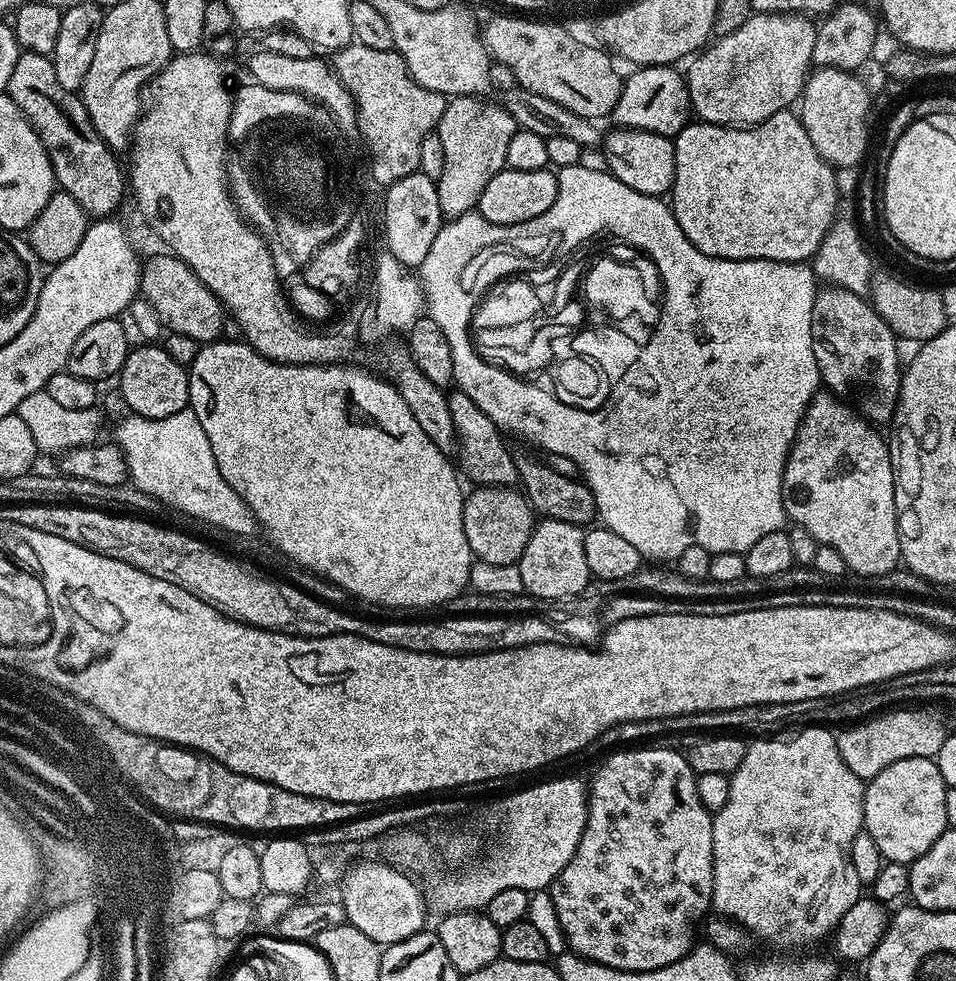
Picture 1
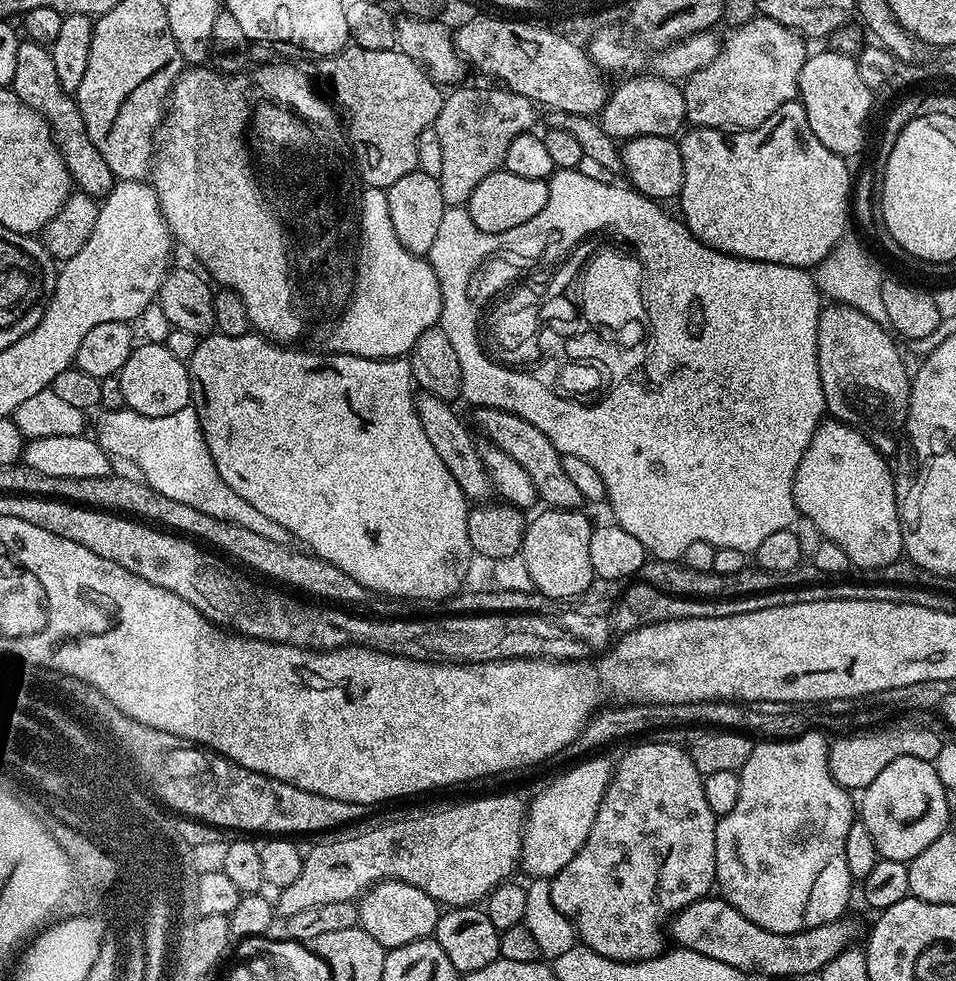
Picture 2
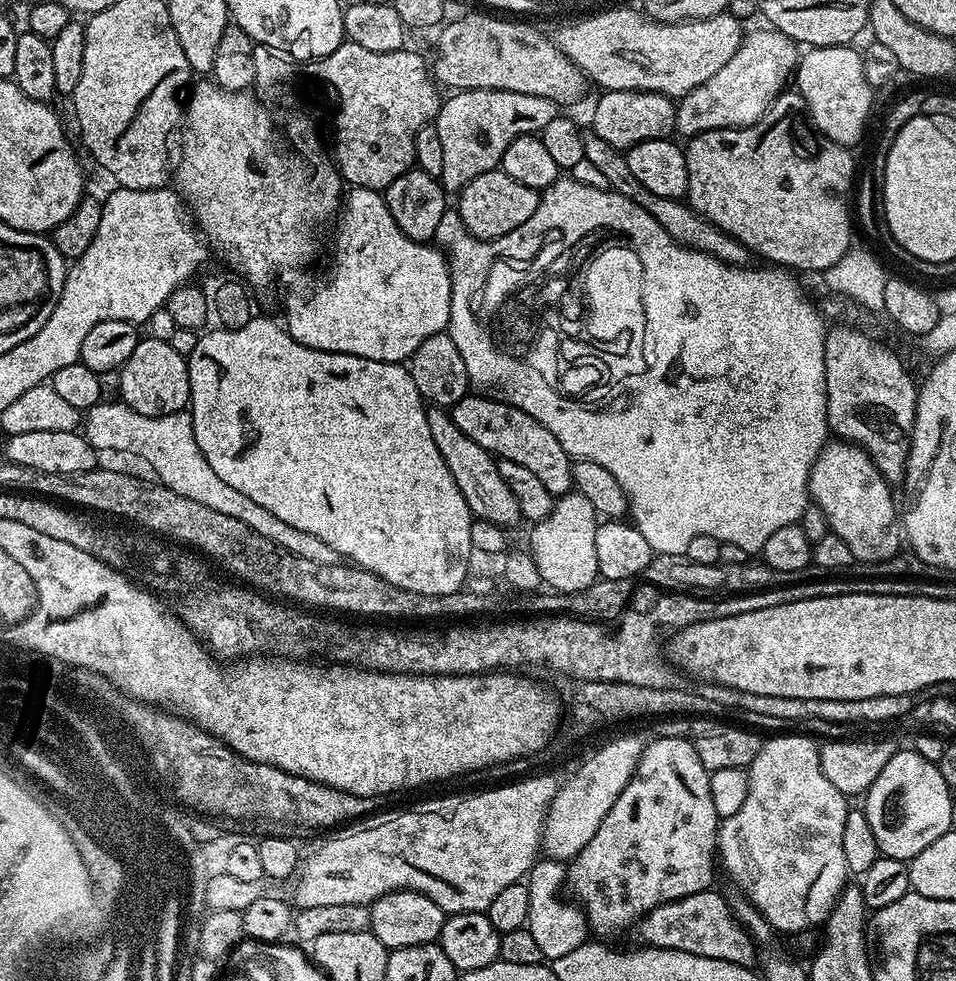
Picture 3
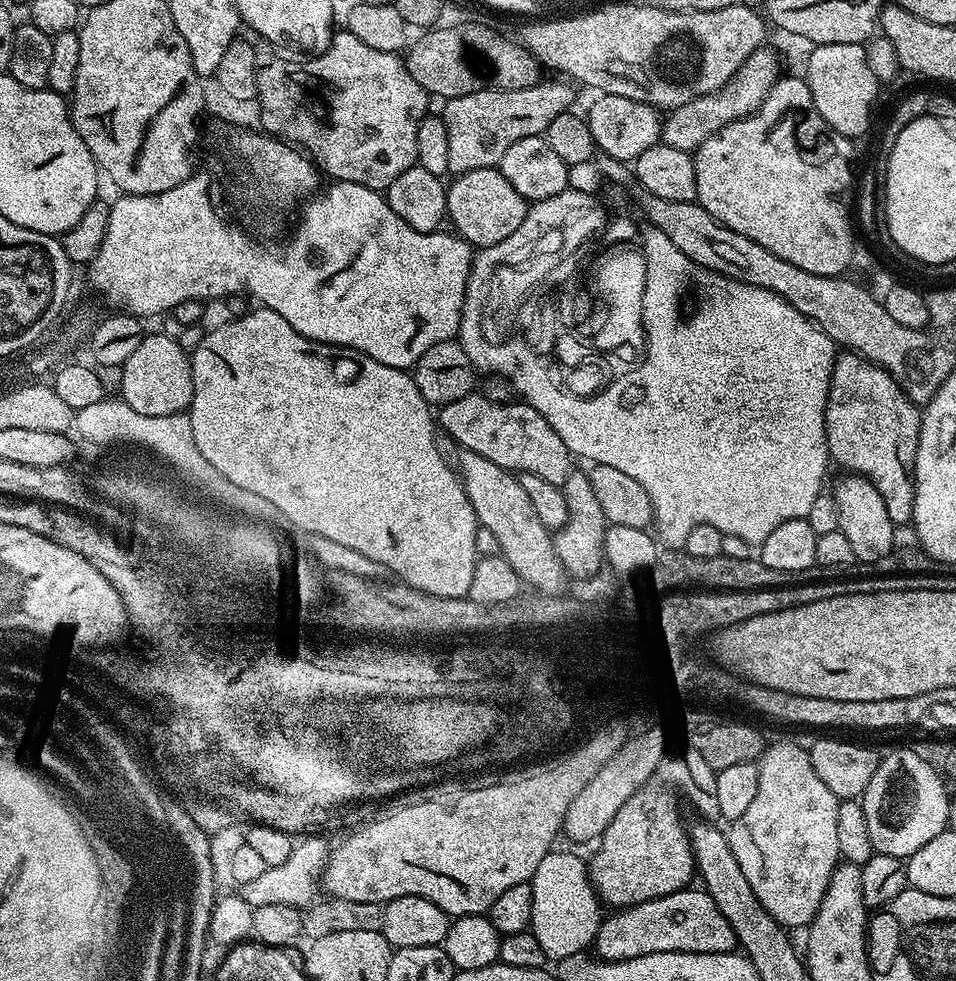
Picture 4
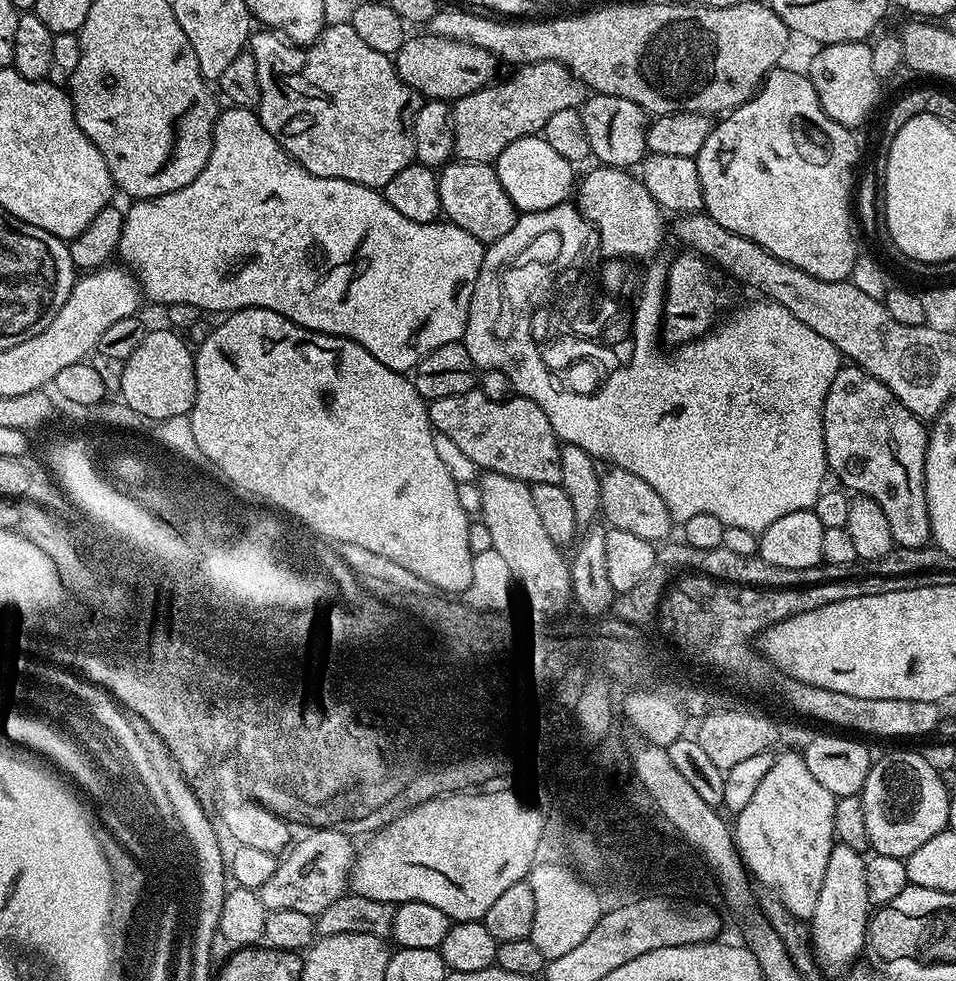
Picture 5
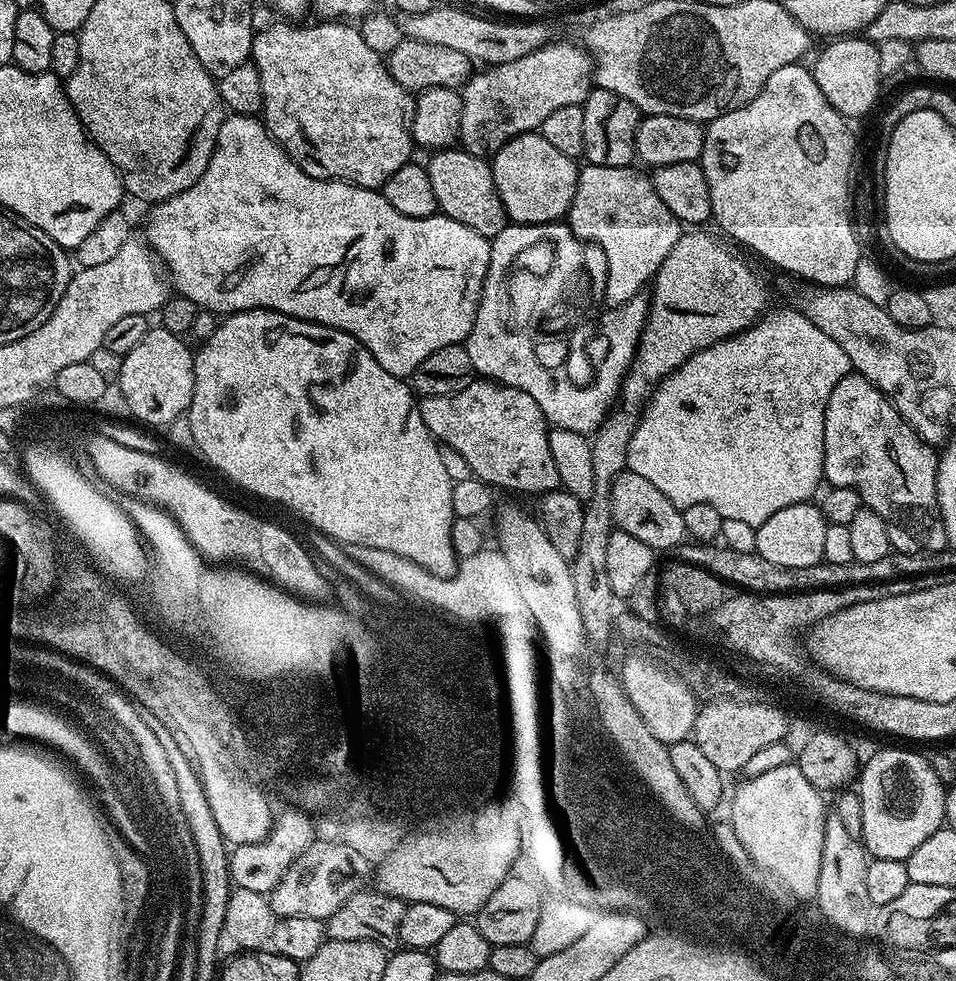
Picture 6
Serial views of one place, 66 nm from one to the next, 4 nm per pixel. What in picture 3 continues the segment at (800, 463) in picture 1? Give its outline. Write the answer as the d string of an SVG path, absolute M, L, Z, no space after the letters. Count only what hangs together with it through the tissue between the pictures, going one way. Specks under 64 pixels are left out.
M847 442L825 444L808 479L811 503L822 510L828 518L829 529L850 546L856 561L864 566L890 559L901 551L902 524L892 492L893 485L885 480L863 448Z

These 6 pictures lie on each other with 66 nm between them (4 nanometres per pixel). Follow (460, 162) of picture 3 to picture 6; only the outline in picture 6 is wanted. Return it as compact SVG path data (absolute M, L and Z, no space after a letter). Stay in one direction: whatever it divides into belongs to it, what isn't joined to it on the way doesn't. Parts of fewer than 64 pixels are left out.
M568 45L544 49L542 52L536 52L536 55L528 56L527 59L514 58L514 62L485 67L469 76L460 92L462 110L459 143L465 152L485 158L491 157L506 141L522 136L525 132L539 130L542 122L546 122L546 117L554 114L554 110L559 110L562 106L583 105L593 87L594 76L588 71L588 60Z

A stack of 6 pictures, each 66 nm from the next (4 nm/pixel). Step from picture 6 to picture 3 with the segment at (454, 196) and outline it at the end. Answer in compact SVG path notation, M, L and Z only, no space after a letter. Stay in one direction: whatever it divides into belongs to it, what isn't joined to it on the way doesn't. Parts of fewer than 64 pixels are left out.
M497 170L478 174L478 178L474 178L466 187L460 189L458 211L465 230L474 238L497 240L510 234L510 230L518 230L518 226L522 226L522 222L526 222L526 218L530 218L530 214L538 210L540 197L541 193L537 189L522 186L522 182L510 178L510 174Z

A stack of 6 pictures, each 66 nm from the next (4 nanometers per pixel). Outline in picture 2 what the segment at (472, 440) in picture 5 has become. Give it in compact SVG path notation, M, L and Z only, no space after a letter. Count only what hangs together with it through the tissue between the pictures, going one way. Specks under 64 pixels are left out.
M476 408L473 413L471 423L473 425L476 423L488 435L485 437L491 444L498 446L498 450L506 450L506 454L510 454L510 458L514 458L514 462L521 464L526 470L526 474L530 474L541 505L550 508L579 509L585 503L582 494L578 494L570 474L566 474L566 470L562 470L560 452L550 442L550 438L546 438L546 434L542 434L542 430L535 429L534 426L530 426L530 422L526 422L506 410Z

